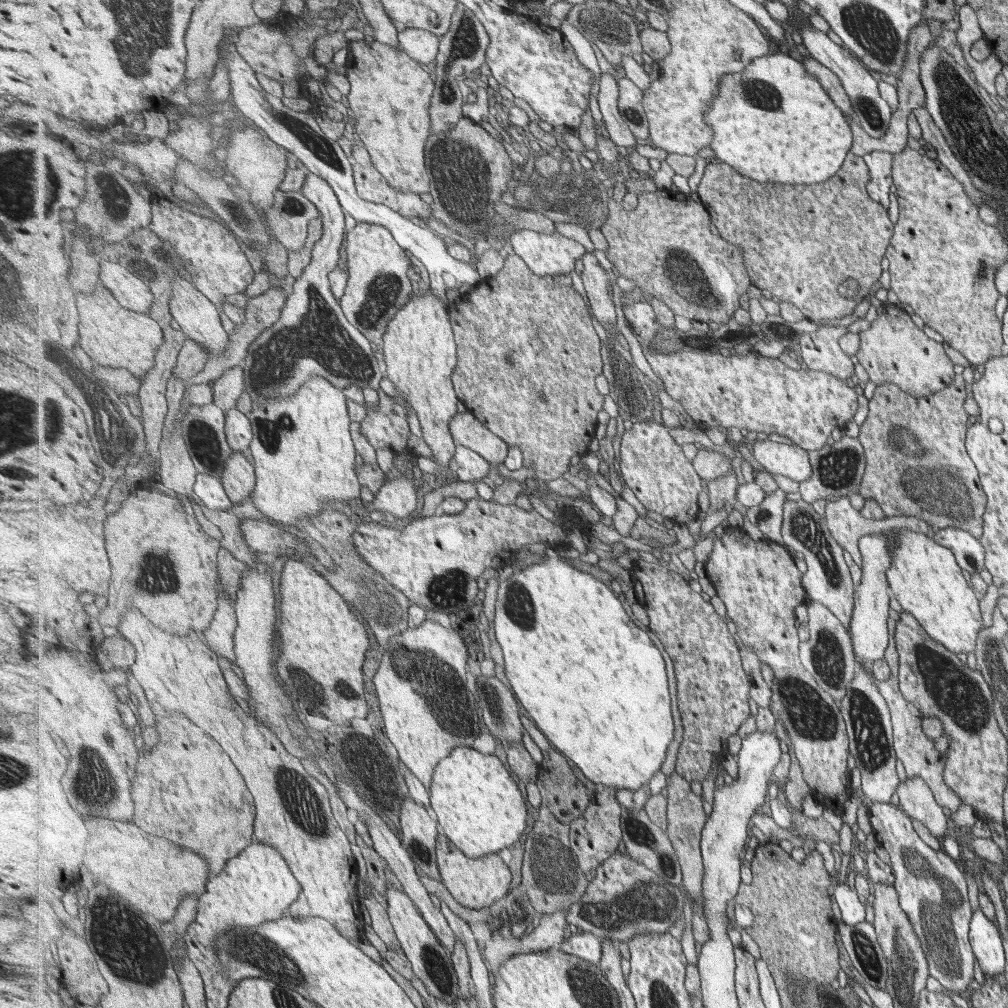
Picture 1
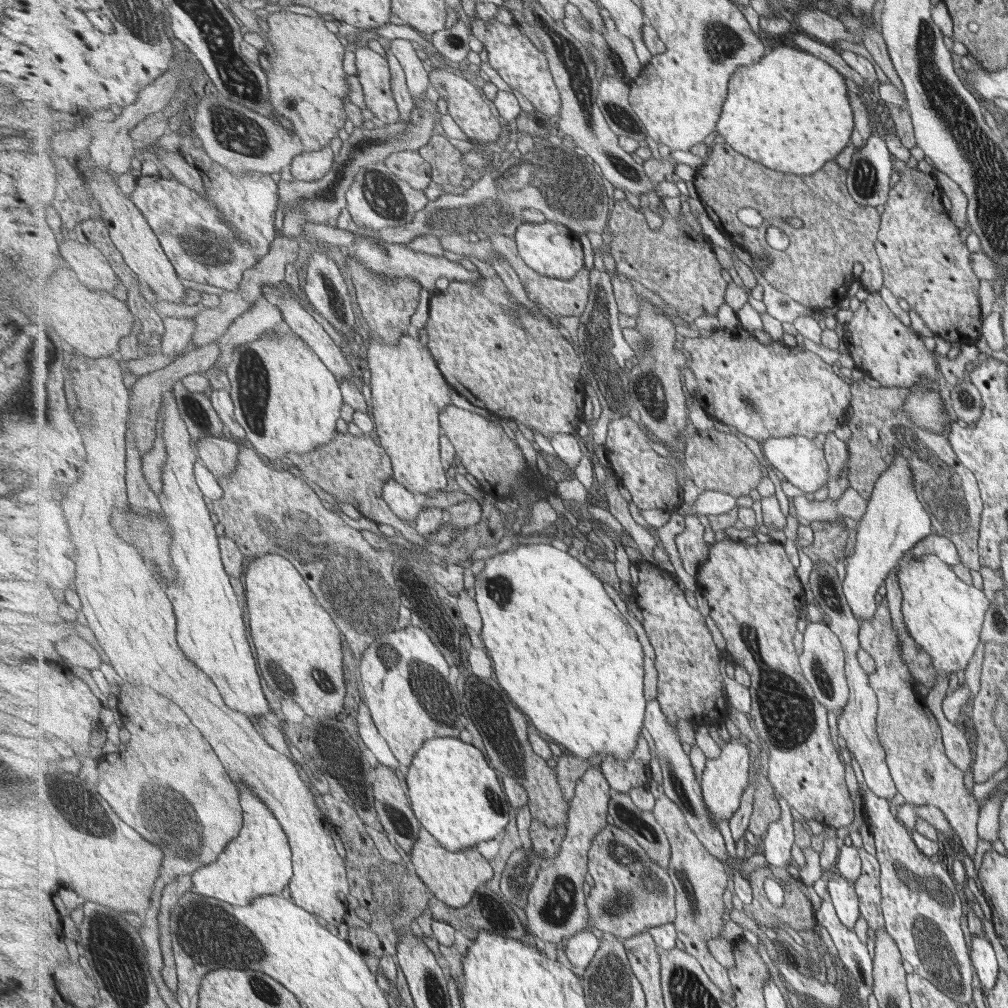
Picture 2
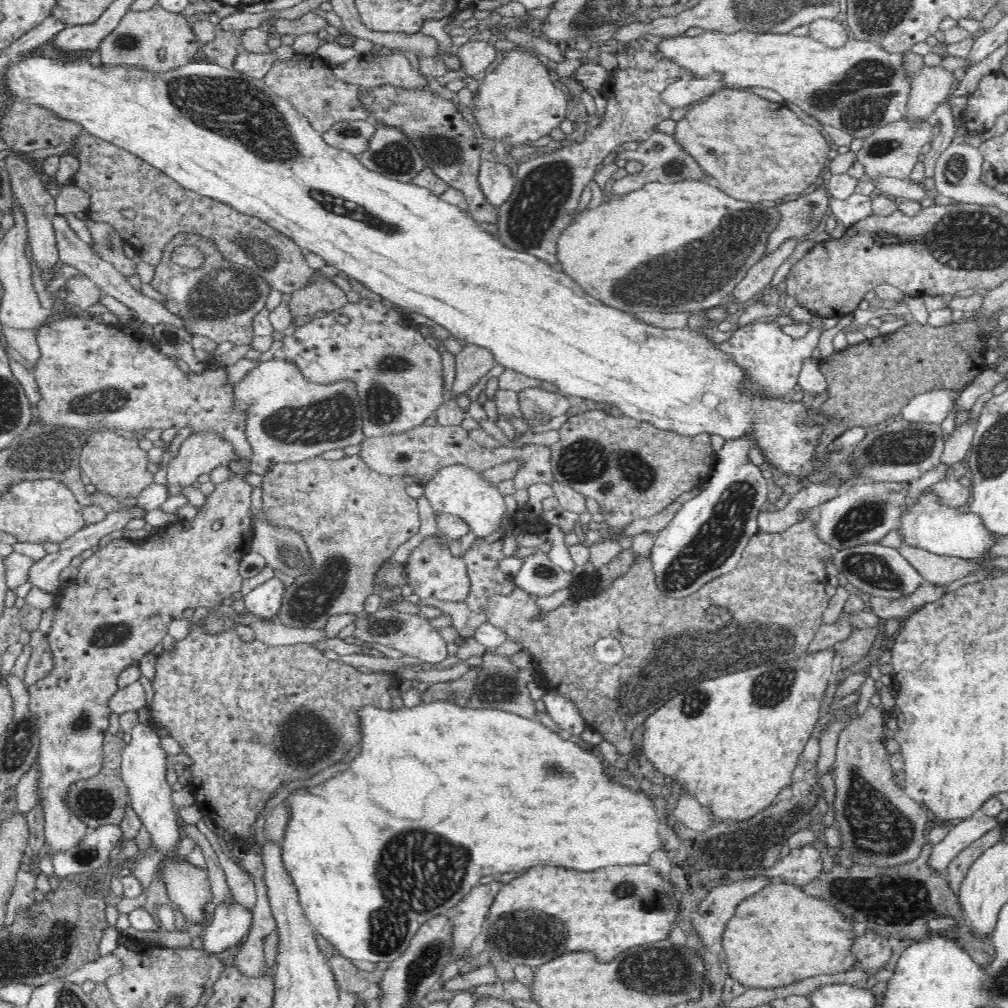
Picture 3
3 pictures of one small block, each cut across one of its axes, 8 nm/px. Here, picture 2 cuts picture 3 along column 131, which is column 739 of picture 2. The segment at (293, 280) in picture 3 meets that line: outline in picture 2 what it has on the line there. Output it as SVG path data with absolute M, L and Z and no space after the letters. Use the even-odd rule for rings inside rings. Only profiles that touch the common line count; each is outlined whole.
M727 143L712 145L710 149L709 158L695 176L700 198L705 202L709 216L730 241L736 242L750 255L755 255L755 258L759 258L759 255L771 257L771 266L763 270L763 276L771 285L813 311L839 306L839 301L847 297L846 292L855 280L859 280L868 291L877 291L880 288L882 270L876 249L881 228L879 212L875 206L861 206L859 202L855 202L846 185L848 170L841 168L836 159L829 161L819 172L802 176L773 170L770 166L739 153ZM746 206L754 208L762 215L763 220L759 227L746 226L737 218L737 212ZM787 218L799 218L802 225L795 228L791 226L791 222L787 222ZM771 226L780 227L789 236L789 248L784 251L771 248L771 242L767 242L765 238ZM854 262L862 265L863 271L859 276L853 275Z

